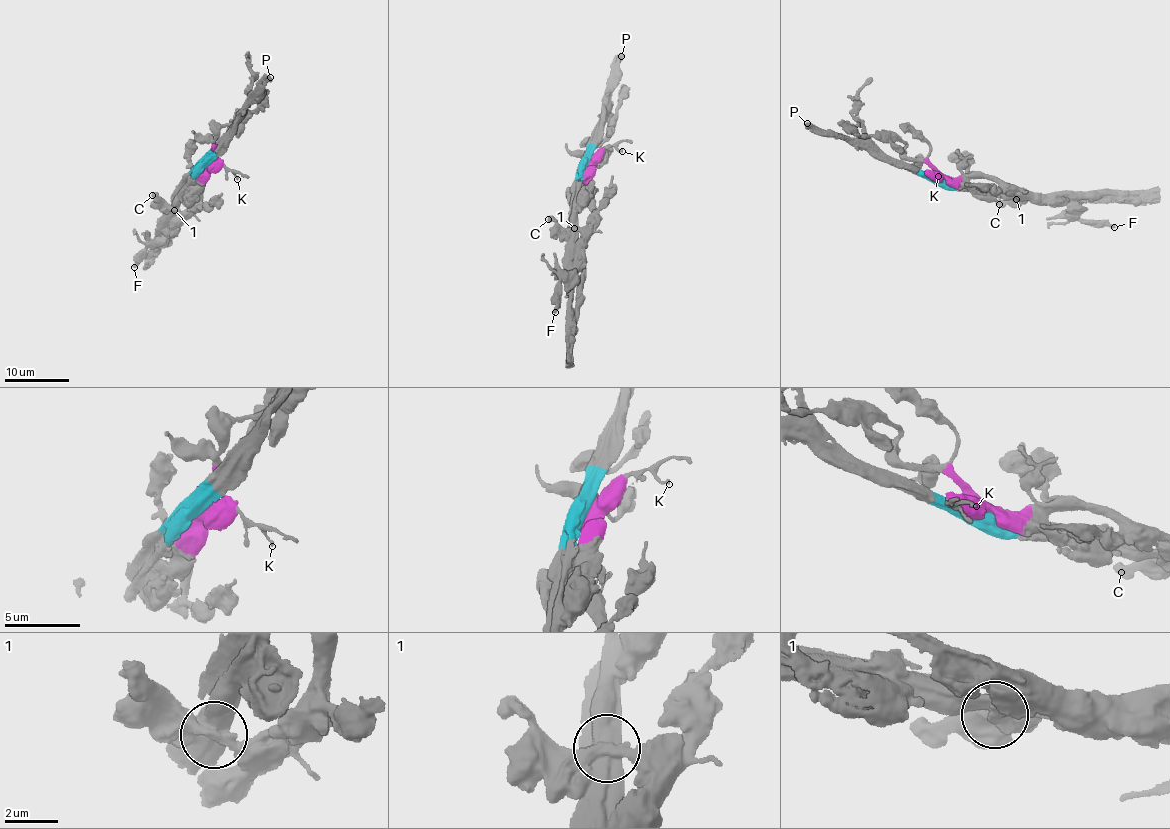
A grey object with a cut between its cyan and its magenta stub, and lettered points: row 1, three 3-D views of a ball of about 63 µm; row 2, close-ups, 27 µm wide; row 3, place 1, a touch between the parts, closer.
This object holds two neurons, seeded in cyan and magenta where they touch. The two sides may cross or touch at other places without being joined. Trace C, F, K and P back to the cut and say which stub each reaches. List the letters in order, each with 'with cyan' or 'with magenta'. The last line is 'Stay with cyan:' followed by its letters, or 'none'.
C: with magenta
F: with magenta
K: with magenta
P: with cyan
Stay with cyan: P

